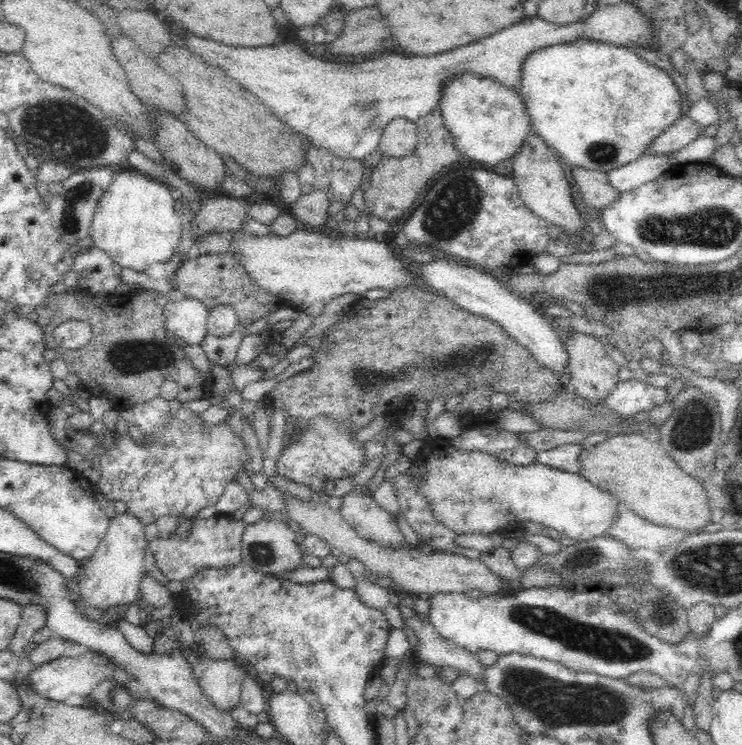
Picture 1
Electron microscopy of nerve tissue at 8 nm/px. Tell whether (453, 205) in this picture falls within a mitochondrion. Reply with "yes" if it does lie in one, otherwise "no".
yes

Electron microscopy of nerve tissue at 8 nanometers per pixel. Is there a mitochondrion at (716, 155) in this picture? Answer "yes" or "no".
no

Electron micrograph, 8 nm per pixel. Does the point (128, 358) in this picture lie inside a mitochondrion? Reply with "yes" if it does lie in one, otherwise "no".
yes

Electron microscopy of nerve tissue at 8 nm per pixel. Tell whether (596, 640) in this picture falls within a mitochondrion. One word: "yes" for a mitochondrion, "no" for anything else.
yes

